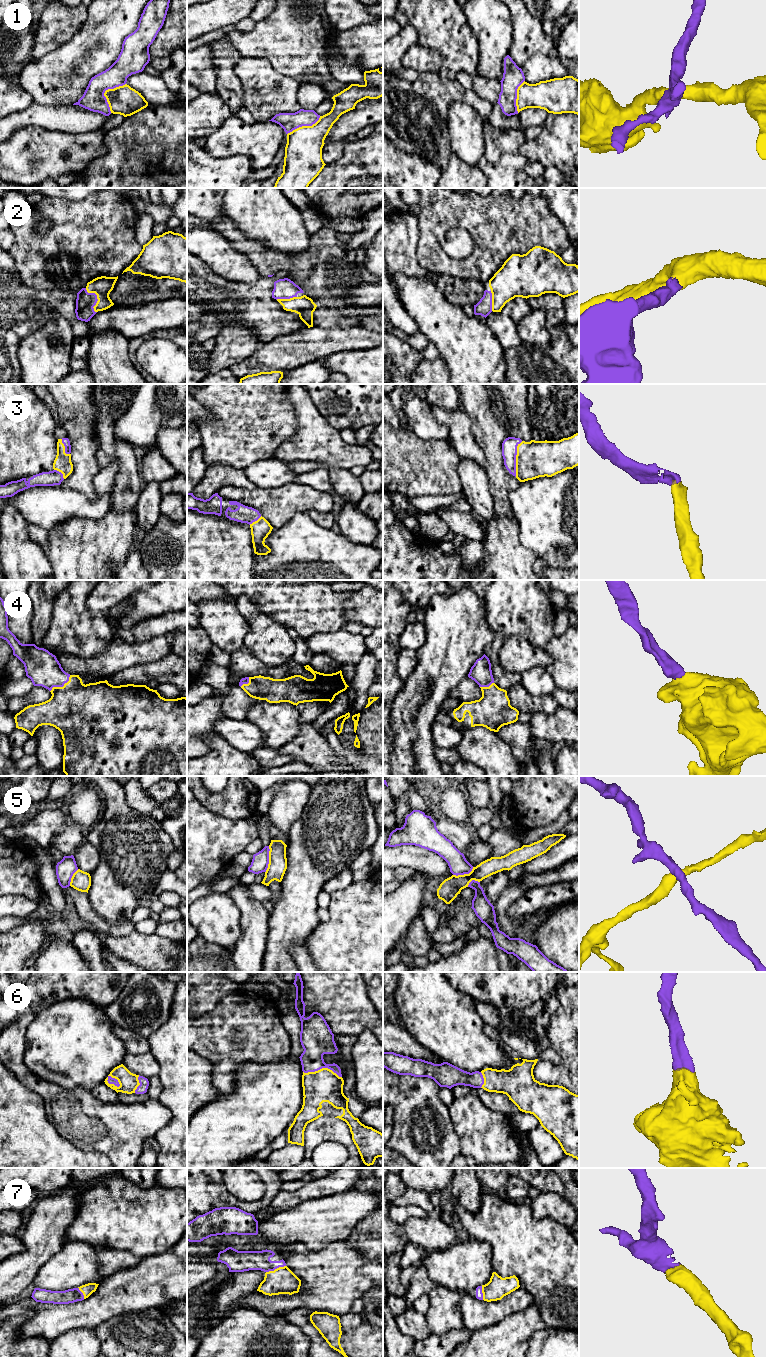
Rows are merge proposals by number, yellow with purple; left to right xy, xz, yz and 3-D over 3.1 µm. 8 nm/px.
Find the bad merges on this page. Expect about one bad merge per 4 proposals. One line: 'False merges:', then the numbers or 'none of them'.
False merges: 1, 5

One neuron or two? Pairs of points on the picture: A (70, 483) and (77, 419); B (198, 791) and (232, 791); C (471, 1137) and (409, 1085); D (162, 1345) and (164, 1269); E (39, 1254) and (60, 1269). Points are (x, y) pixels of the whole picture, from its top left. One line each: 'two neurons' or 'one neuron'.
A: one neuron
B: one neuron
C: two neurons
D: two neurons
E: two neurons

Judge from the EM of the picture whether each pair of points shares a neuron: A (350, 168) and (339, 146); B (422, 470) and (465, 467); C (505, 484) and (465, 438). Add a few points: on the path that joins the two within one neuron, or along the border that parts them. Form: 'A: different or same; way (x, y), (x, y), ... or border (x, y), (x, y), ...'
A: different; border (358, 139), (349, 142), (344, 153), (326, 165)
B: different; border (460, 459), (458, 474), (462, 491)
C: different; border (475, 438), (483, 453), (485, 467)

